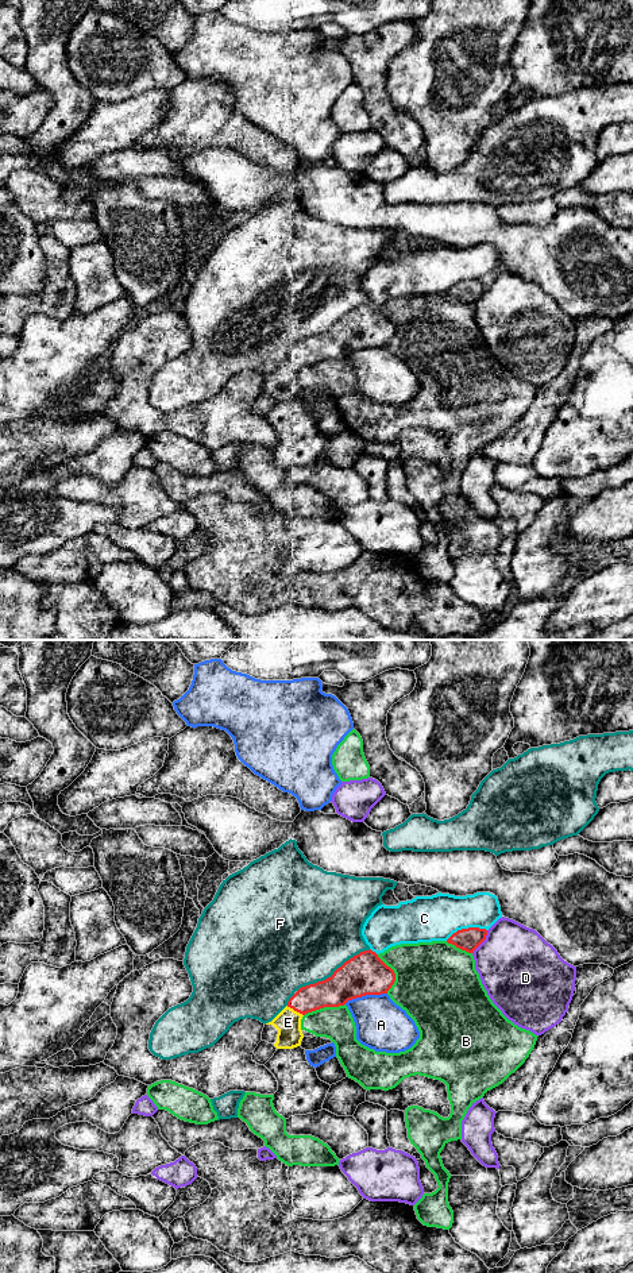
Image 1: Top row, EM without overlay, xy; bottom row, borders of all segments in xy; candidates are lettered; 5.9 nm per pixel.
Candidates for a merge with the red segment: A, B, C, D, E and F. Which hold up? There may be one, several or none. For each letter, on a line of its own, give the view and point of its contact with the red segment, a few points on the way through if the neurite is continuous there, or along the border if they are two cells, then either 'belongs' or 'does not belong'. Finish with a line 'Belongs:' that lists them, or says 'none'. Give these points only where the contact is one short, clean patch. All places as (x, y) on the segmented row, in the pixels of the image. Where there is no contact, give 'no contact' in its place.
A: contact xy (365, 995); does not belong
B: contact xy (324, 1006); does not belong
C: contact xy (466, 929); does not belong
D: contact xy (482, 941); does not belong
E: contact xy (294, 1010); belongs
F: contact xy (334, 972); does not belong
Belongs: E

